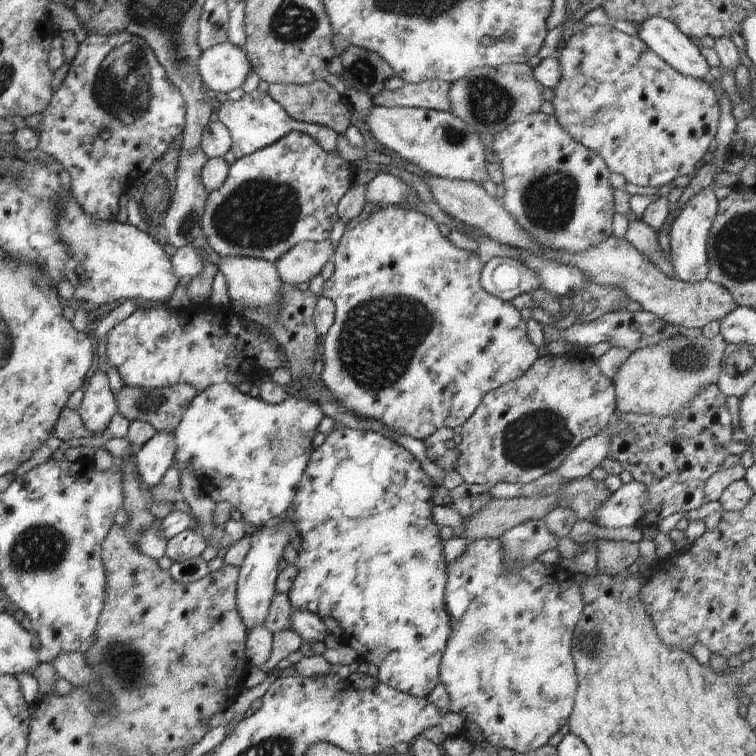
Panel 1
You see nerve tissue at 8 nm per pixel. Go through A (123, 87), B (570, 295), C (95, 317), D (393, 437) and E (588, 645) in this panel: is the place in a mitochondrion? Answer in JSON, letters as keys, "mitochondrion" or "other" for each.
{"A":"mitochondrion","B":"other","C":"other","D":"other","E":"mitochondrion"}

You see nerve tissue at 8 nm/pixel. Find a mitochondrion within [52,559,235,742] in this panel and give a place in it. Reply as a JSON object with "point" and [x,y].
{"point":[127,665]}

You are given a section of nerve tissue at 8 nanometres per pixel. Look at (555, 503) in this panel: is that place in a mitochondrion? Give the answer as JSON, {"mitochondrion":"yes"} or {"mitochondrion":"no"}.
{"mitochondrion":"no"}

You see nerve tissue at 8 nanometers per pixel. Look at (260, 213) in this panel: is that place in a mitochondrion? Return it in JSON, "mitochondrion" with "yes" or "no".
{"mitochondrion":"yes"}

